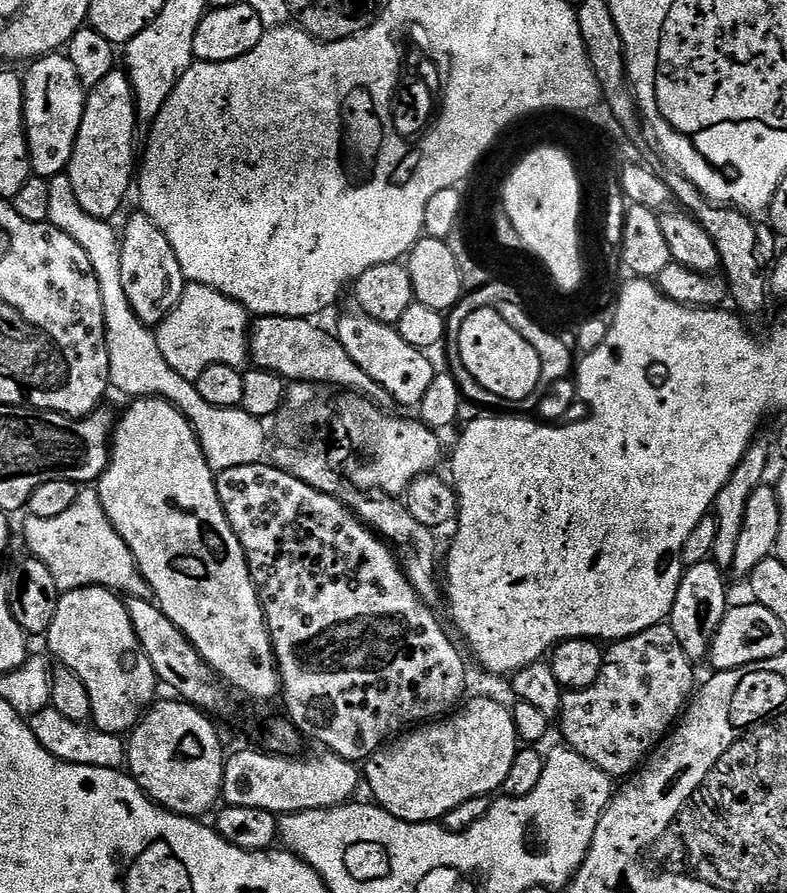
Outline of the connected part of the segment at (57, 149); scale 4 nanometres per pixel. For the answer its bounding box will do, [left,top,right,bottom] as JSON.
[24,55,86,178]

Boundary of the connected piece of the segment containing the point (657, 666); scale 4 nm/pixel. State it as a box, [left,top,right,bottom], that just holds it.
[558,623,696,778]

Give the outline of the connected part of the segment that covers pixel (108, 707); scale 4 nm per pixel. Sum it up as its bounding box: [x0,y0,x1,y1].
[47,588,158,736]

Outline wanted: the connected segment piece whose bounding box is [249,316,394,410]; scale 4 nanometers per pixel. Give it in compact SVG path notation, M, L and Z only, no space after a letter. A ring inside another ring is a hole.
M289 316L257 317L249 331L249 357L251 363L262 369L278 373L290 382L319 384L328 382L344 386L347 391L366 396L388 410L393 407L392 396L376 382L348 354L339 339L322 330L311 319L296 319Z

